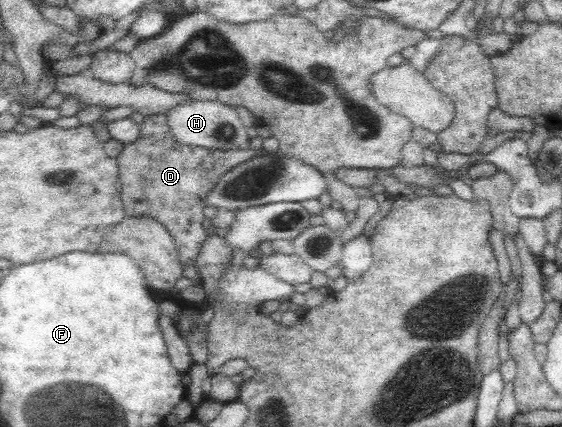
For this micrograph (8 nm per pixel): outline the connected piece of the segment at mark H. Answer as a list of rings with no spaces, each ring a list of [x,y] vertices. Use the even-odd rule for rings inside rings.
[[[191,100],[174,105],[166,116],[170,132],[179,143],[221,151],[248,147],[250,138],[247,137],[245,125],[232,106],[218,101]]]

